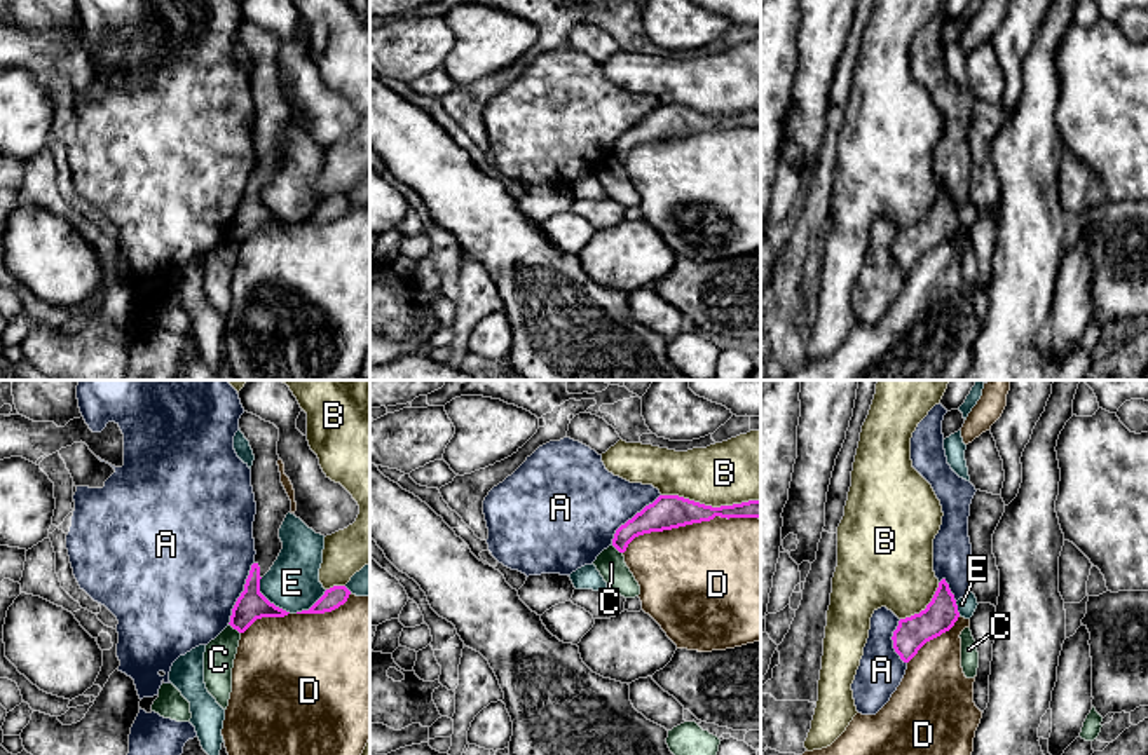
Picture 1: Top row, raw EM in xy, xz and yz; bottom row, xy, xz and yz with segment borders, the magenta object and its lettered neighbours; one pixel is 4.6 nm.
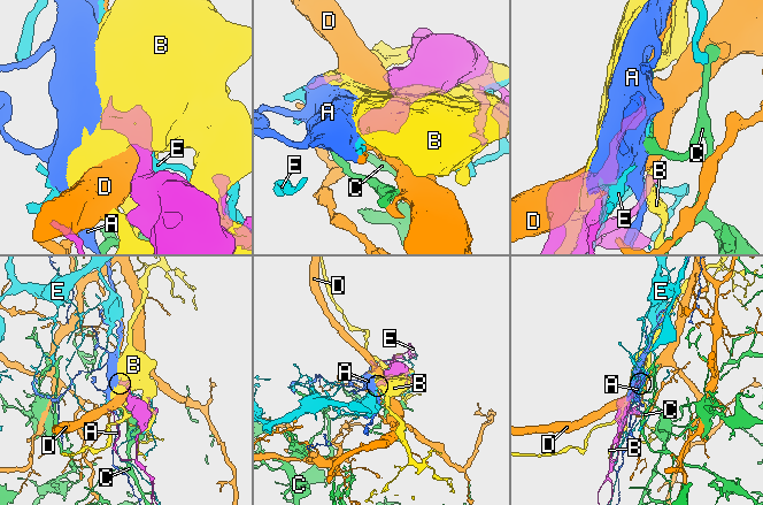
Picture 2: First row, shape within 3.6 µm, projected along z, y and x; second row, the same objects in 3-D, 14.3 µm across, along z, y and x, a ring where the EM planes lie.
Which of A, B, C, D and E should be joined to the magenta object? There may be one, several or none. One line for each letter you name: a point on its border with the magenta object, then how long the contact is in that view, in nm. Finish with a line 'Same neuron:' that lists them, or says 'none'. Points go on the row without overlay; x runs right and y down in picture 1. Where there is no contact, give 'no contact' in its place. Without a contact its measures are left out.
Same neuron: none

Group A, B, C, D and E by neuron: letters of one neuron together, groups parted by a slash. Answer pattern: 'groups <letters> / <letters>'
groups A / B / C / D / E

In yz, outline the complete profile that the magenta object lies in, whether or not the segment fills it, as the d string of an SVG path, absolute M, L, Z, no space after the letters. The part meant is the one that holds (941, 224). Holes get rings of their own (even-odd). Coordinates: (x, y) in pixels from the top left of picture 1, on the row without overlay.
M942 188L925 220L899 230L892 246L895 262L904 272L909 272L926 251L949 241L958 227L954 204Z

